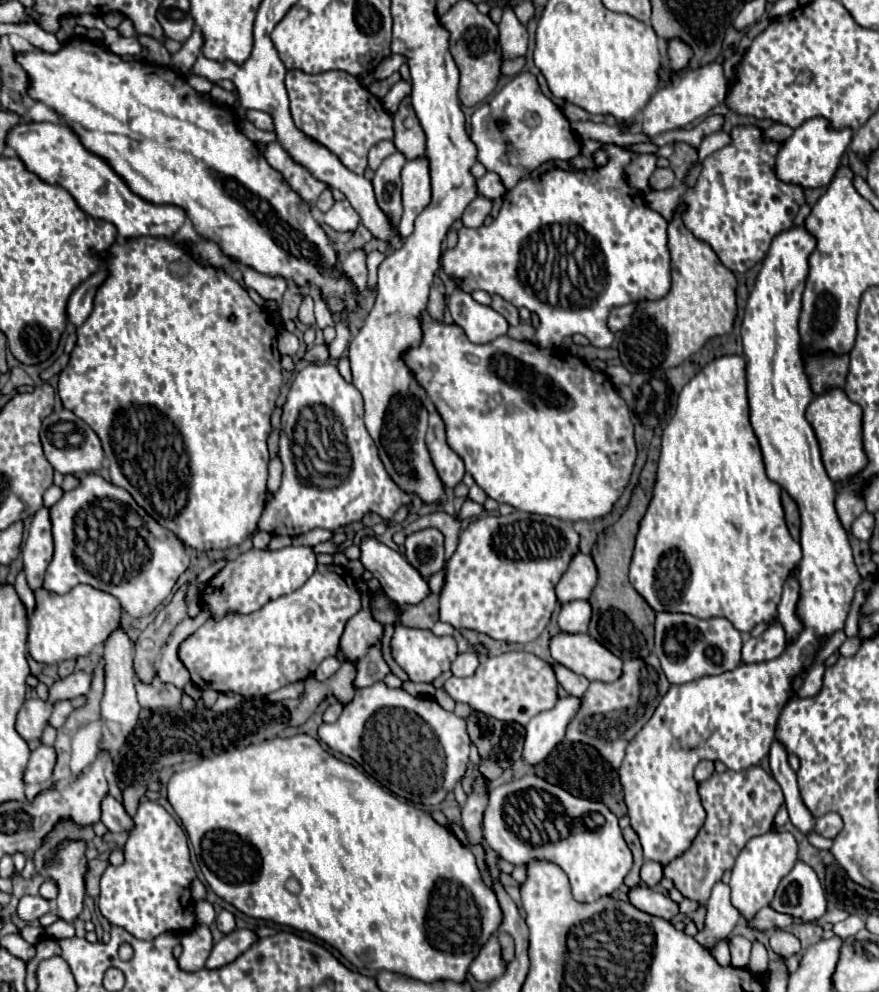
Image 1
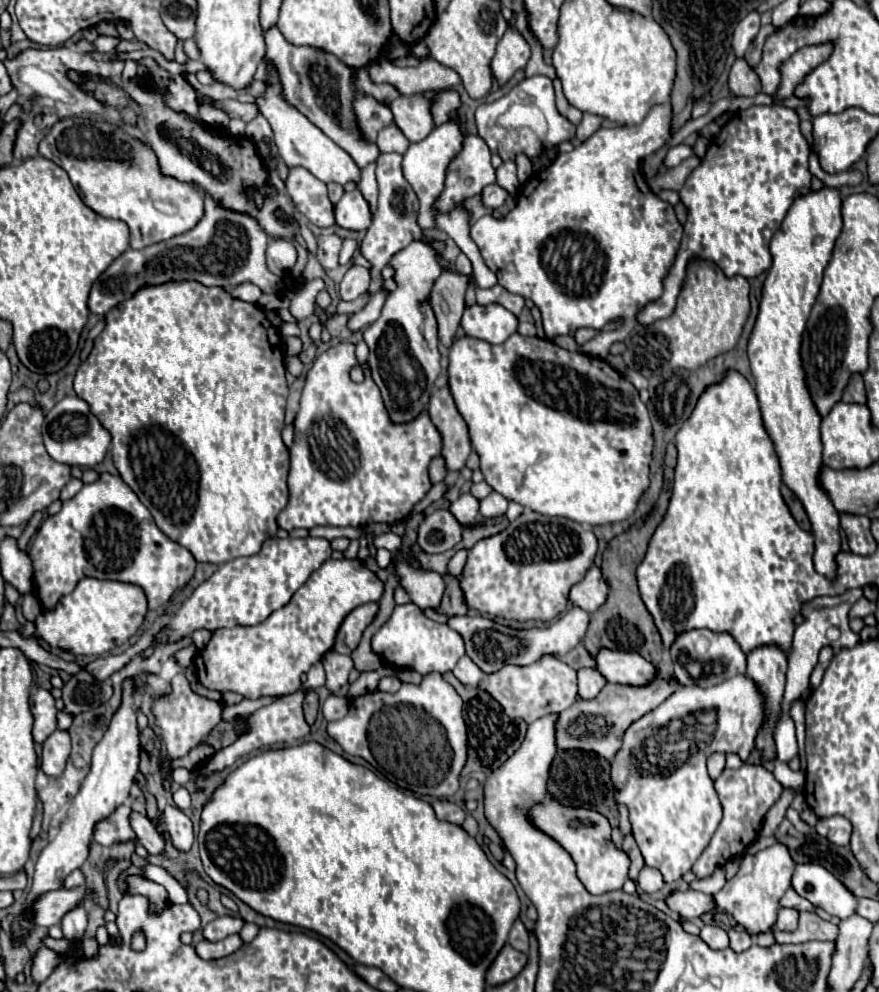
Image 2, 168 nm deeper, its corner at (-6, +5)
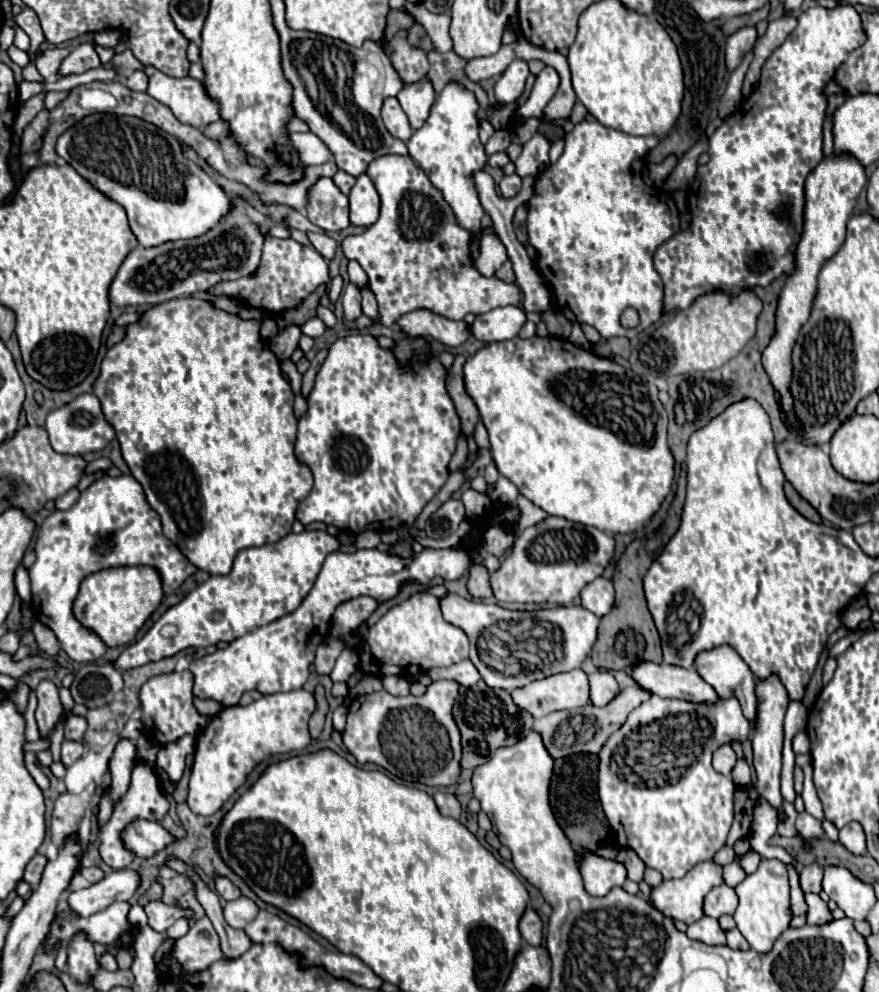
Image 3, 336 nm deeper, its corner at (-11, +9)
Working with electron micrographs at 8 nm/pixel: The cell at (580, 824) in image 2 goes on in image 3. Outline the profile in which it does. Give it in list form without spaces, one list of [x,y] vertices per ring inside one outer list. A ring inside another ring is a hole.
[[[581,850],[585,860],[581,864],[581,876],[585,882],[585,890],[591,896],[607,896],[611,888],[623,886],[627,878],[627,870],[623,864],[615,864],[613,860],[603,860],[587,850]]]

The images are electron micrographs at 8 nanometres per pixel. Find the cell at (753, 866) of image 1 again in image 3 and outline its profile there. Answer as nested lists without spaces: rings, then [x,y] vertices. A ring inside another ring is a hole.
[[[761,860],[759,870],[751,874],[751,878],[743,880],[735,890],[739,896],[739,906],[735,910],[735,922],[739,932],[745,936],[753,950],[761,954],[771,952],[773,942],[789,928],[789,922],[793,918],[793,912],[789,908],[789,880],[785,864],[779,860]]]

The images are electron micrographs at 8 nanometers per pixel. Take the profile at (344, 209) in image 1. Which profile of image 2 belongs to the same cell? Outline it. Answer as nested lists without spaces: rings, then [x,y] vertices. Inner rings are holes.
[[[358,188],[352,192],[344,192],[342,200],[334,206],[334,214],[336,224],[342,228],[358,232],[370,226],[370,210]]]

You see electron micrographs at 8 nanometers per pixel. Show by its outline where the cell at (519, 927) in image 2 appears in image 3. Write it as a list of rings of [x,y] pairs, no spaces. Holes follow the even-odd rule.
[[[529,906],[519,922],[519,932],[523,936],[523,940],[531,946],[539,946],[543,940],[543,922],[539,918],[539,914]]]

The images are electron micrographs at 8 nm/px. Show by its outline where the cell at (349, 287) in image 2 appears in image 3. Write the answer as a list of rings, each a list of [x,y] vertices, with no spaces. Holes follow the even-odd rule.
[[[347,284],[345,292],[343,292],[343,312],[347,320],[357,320],[363,312],[361,312],[361,292],[355,284]]]

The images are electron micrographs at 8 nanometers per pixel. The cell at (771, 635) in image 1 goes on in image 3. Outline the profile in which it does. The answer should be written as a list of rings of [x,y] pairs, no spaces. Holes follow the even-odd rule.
[[[775,676],[771,680],[763,680],[763,684],[755,684],[757,700],[759,700],[759,724],[755,724],[755,734],[751,738],[753,742],[753,766],[755,766],[755,790],[759,798],[767,800],[779,814],[779,820],[783,820],[783,796],[779,788],[779,776],[781,776],[781,748],[783,748],[783,718],[787,710],[787,692],[783,692],[783,686]]]

